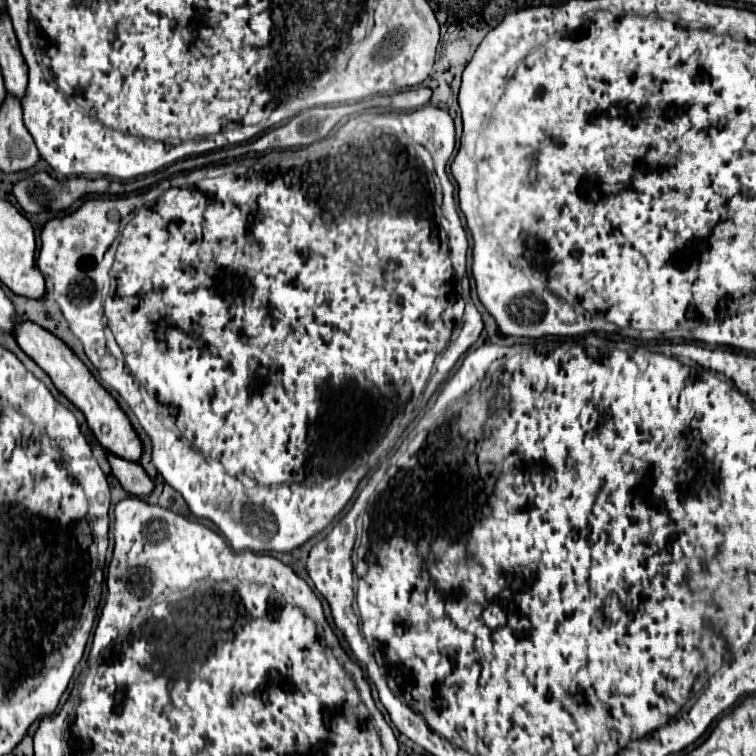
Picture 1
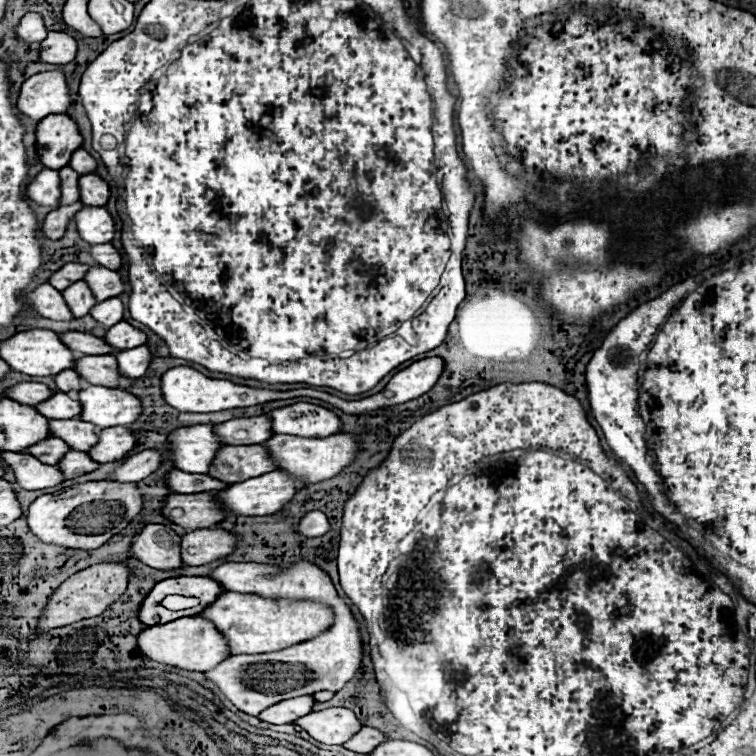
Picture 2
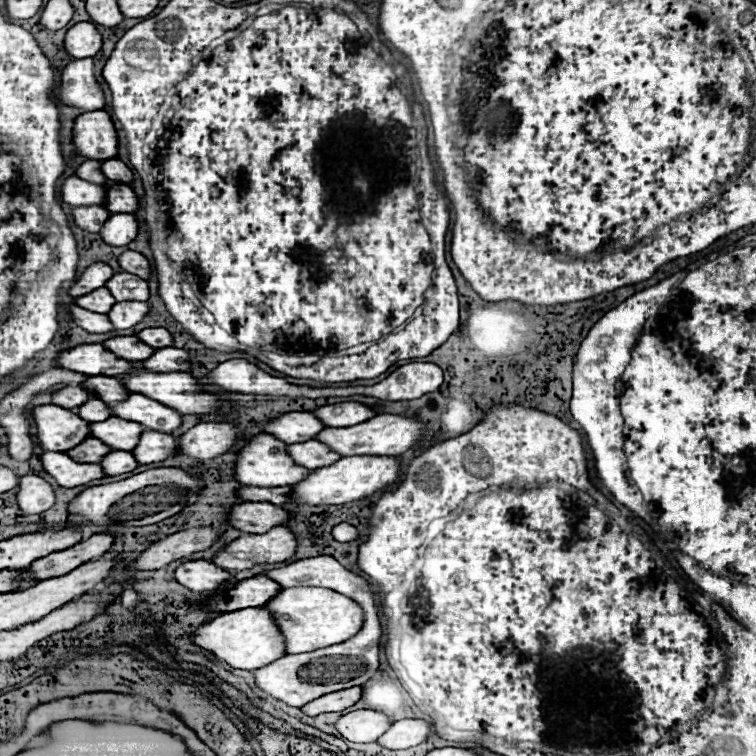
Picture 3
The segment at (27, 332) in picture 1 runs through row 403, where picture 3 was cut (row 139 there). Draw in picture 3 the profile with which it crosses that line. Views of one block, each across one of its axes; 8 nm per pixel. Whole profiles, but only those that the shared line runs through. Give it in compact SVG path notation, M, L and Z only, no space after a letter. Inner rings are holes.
M104 110L80 114L74 120L72 144L80 156L90 160L116 158L118 138L110 116Z

